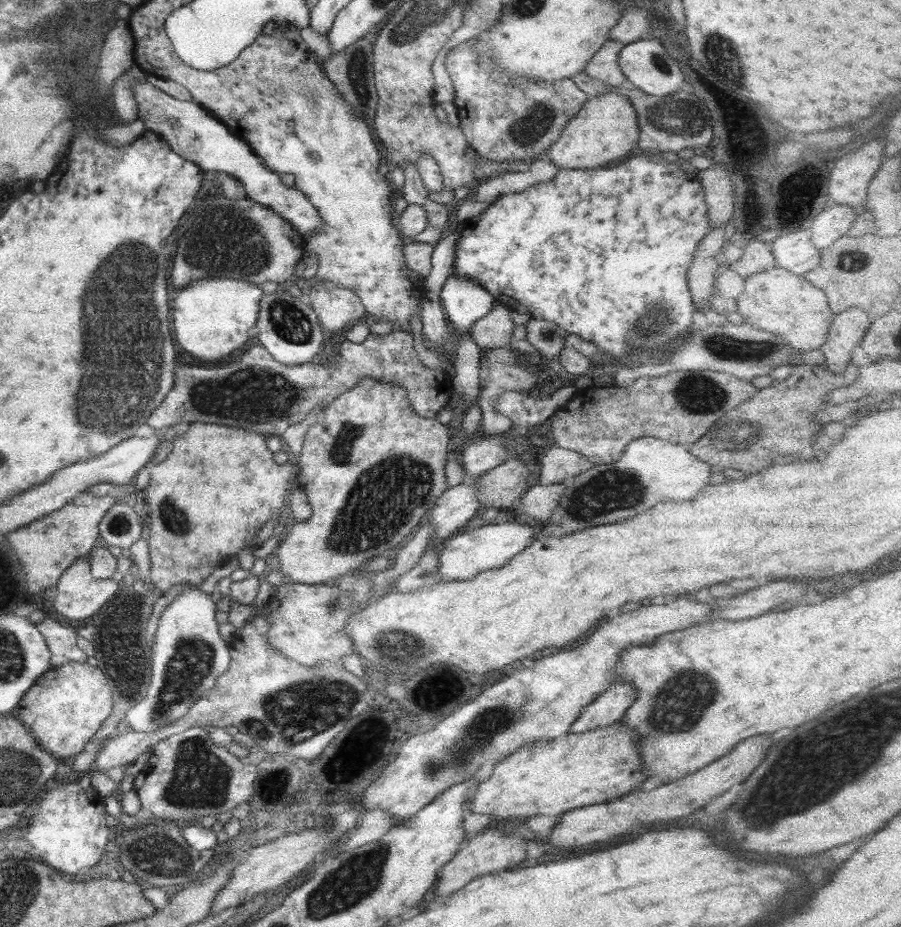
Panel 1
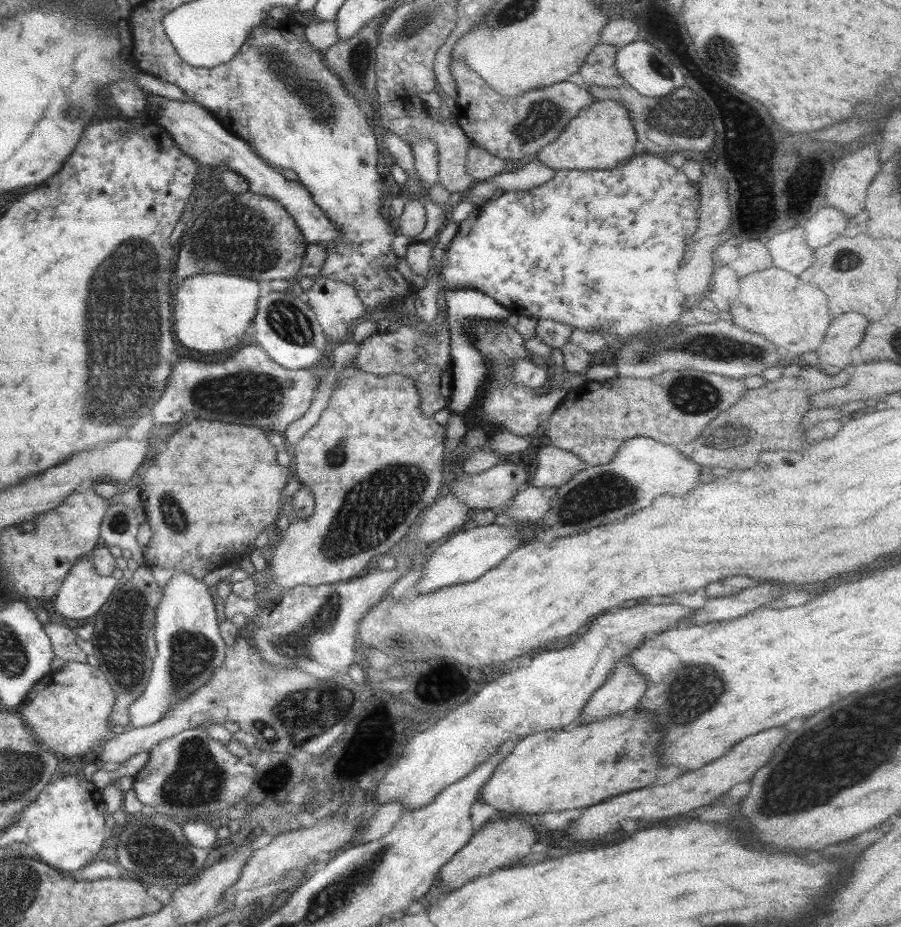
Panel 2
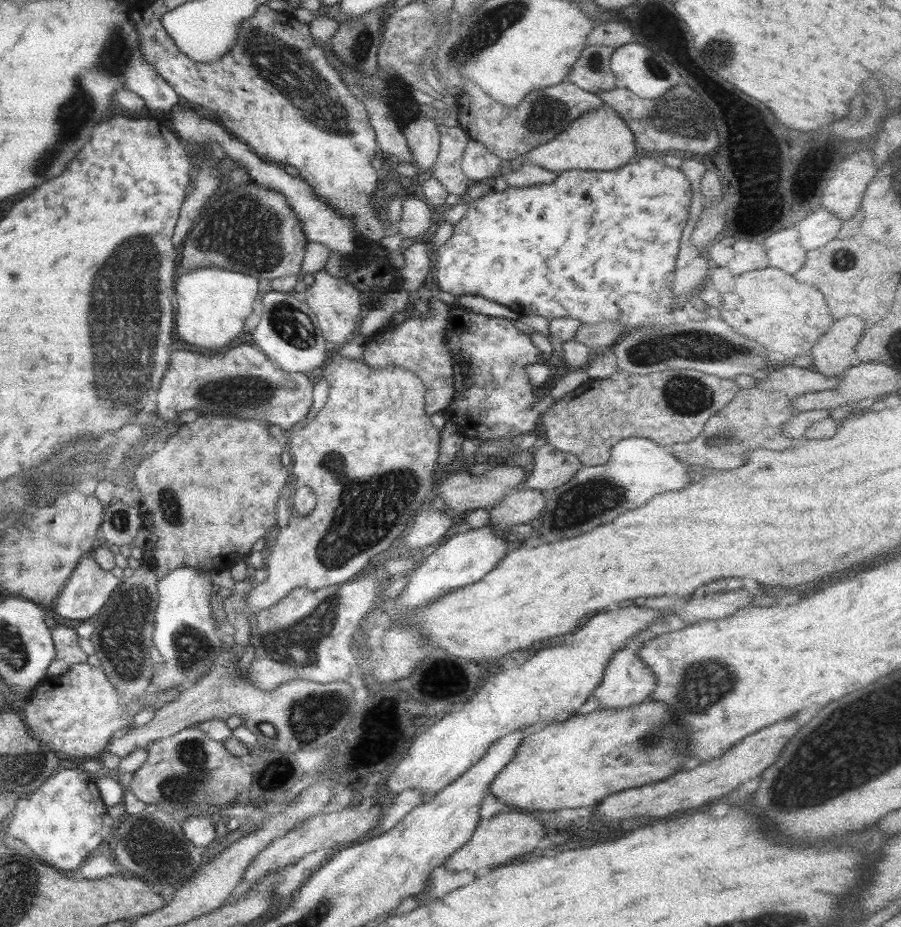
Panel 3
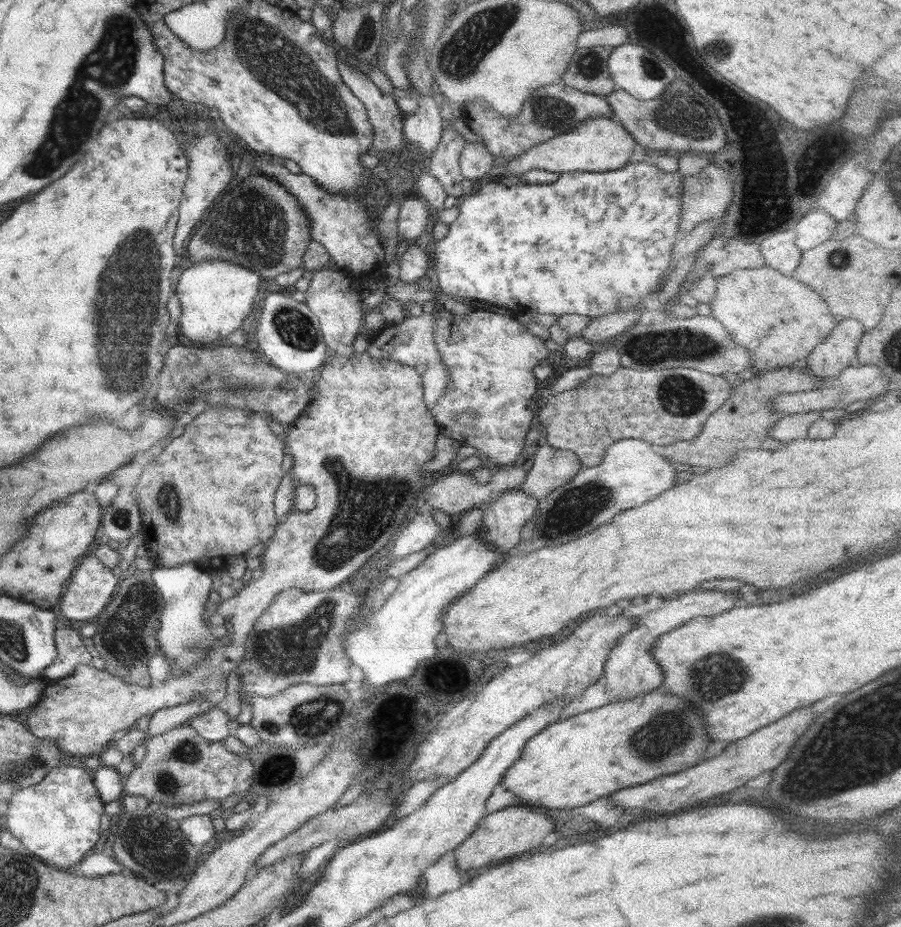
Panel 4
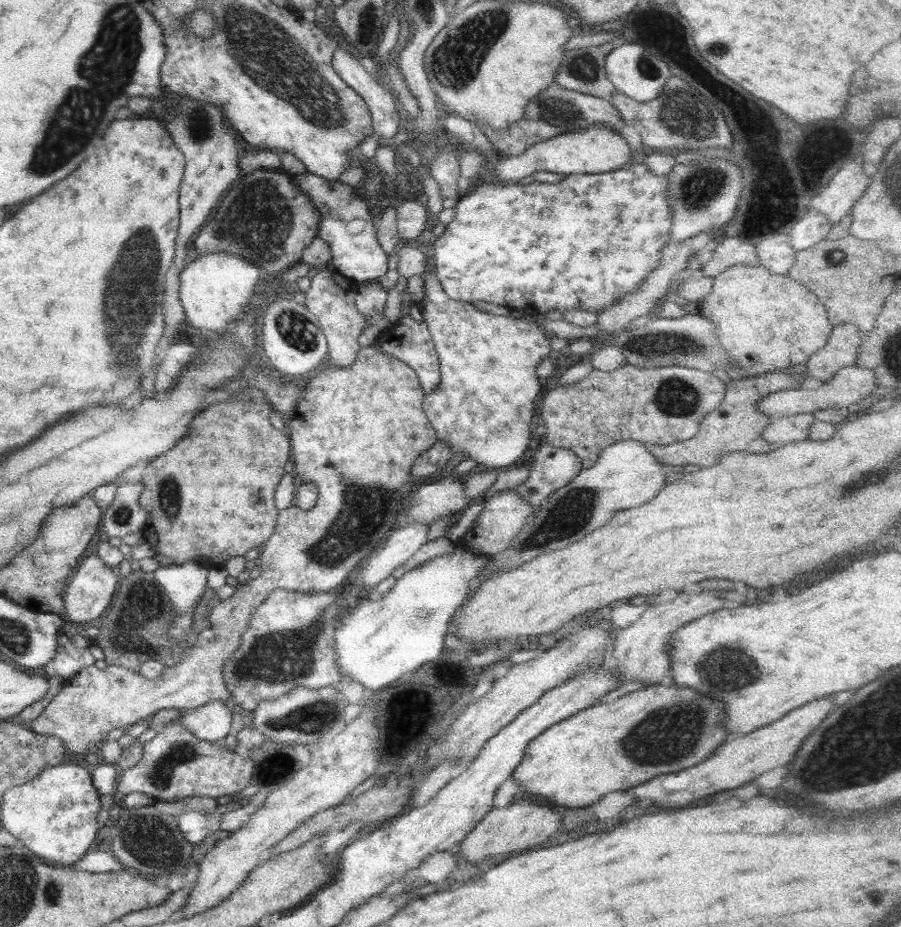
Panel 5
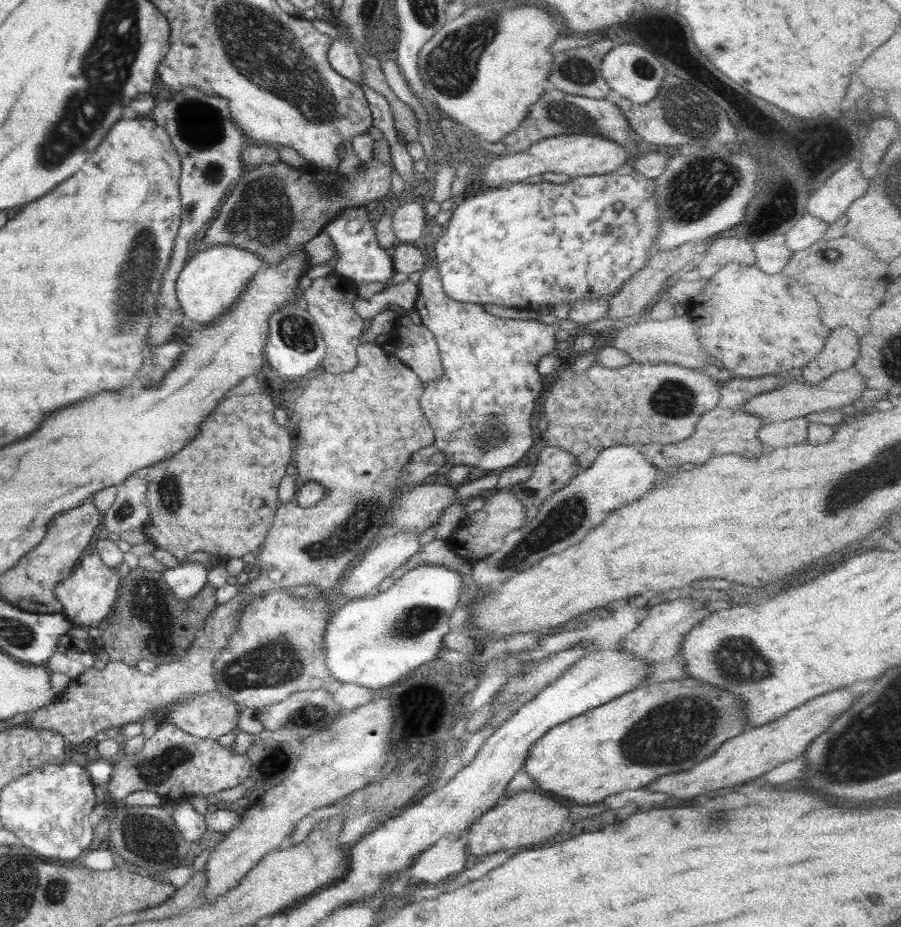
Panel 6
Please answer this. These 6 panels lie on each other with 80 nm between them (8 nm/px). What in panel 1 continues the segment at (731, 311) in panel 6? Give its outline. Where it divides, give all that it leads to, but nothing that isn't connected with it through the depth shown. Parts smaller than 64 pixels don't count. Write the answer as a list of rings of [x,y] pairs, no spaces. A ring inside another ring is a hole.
[[[784,268],[750,275],[745,279],[742,294],[735,300],[745,323],[786,340],[790,350],[816,351],[826,342],[828,328],[832,324],[832,312],[824,292],[804,278],[786,272]]]

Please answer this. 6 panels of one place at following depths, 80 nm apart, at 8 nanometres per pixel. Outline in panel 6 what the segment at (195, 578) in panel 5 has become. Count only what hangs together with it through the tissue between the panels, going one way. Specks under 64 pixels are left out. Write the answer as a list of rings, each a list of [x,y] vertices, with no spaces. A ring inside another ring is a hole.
[[[183,562],[179,567],[166,569],[163,579],[178,600],[188,600],[198,594],[208,582],[209,571],[202,563]]]

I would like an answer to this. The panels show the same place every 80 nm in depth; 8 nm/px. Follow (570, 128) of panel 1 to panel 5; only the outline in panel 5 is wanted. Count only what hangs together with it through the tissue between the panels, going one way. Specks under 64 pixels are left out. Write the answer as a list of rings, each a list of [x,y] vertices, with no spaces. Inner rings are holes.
[[[591,126],[546,139],[529,146],[518,156],[503,156],[498,165],[493,167],[498,178],[507,180],[508,183],[516,183],[528,181],[531,174],[539,170],[565,175],[612,172],[622,168],[630,158],[630,147],[620,133],[606,126]]]

